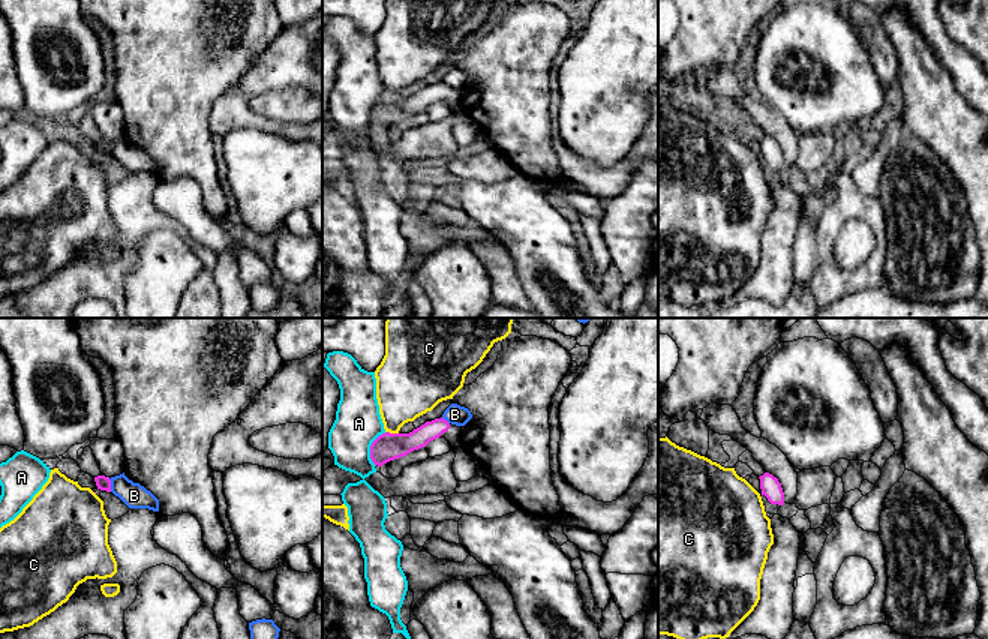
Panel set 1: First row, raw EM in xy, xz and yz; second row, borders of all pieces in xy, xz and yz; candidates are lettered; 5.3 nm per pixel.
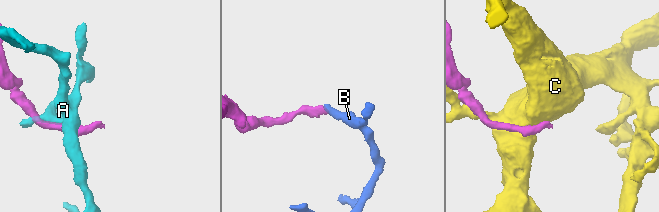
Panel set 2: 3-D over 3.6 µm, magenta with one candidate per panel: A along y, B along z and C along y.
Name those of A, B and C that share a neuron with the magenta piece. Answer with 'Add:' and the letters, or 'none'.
Add: none

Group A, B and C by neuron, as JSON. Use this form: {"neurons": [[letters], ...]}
{"neurons": [["A"], ["B"], ["C"]]}

